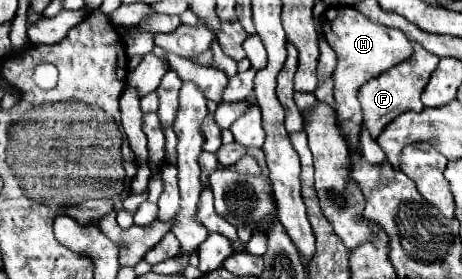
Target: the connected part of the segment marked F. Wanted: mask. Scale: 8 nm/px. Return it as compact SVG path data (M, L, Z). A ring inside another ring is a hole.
M416 45L416 51L414 51L414 55L410 59L406 59L404 63L392 67L388 73L378 75L376 79L368 81L360 89L358 99L360 99L362 113L364 113L364 125L374 137L378 137L382 133L382 129L390 121L394 121L400 113L410 111L410 109L412 111L422 111L424 109L424 105L420 101L420 95L422 95L432 71L436 69L436 65L438 65L438 57L428 53L428 51L424 51L420 45Z

